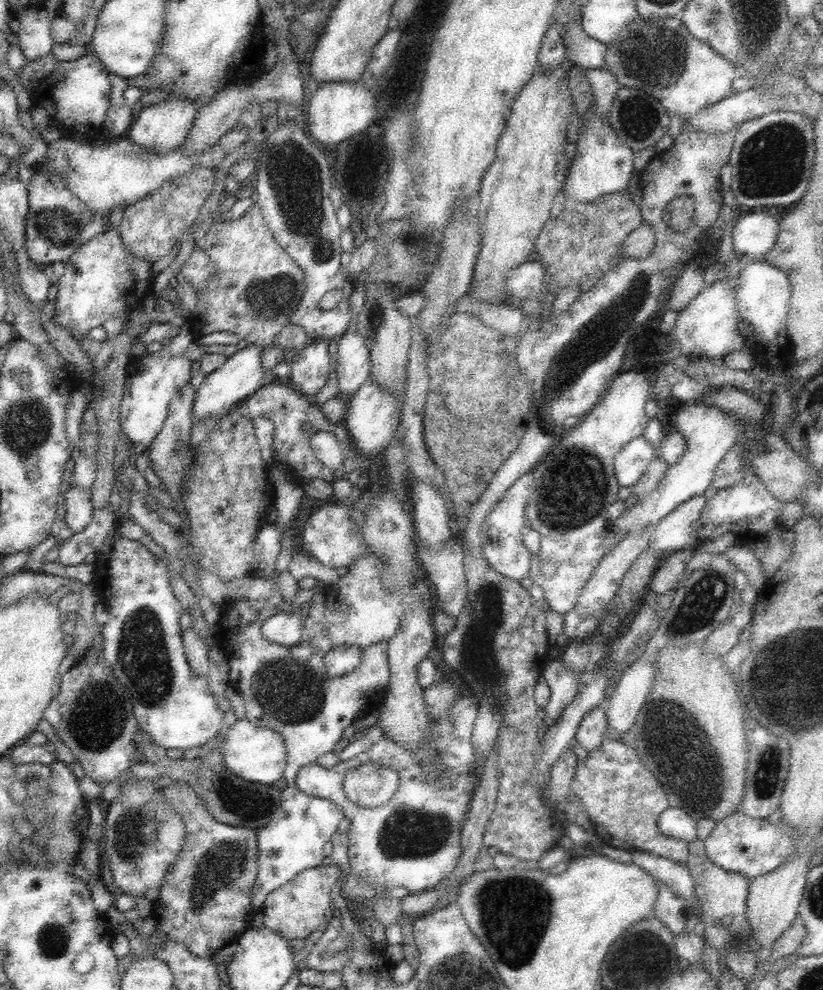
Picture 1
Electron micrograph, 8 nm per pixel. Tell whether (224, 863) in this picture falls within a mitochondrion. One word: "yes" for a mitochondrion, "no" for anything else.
yes

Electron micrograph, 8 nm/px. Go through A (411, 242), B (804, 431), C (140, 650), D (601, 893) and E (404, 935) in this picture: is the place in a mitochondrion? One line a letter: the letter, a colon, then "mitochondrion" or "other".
A: mitochondrion
B: other
C: mitochondrion
D: other
E: other

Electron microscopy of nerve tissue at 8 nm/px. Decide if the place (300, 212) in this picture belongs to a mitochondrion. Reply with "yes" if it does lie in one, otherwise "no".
yes

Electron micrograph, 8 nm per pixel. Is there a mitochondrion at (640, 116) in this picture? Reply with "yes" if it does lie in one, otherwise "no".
yes

